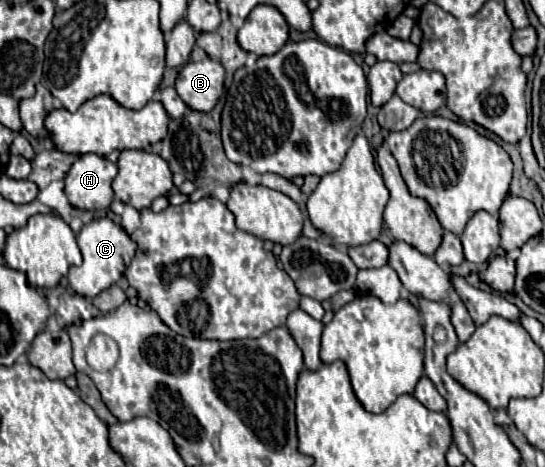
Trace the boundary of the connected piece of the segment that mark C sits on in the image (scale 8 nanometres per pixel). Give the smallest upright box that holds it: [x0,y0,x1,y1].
[68,218,136,298]

